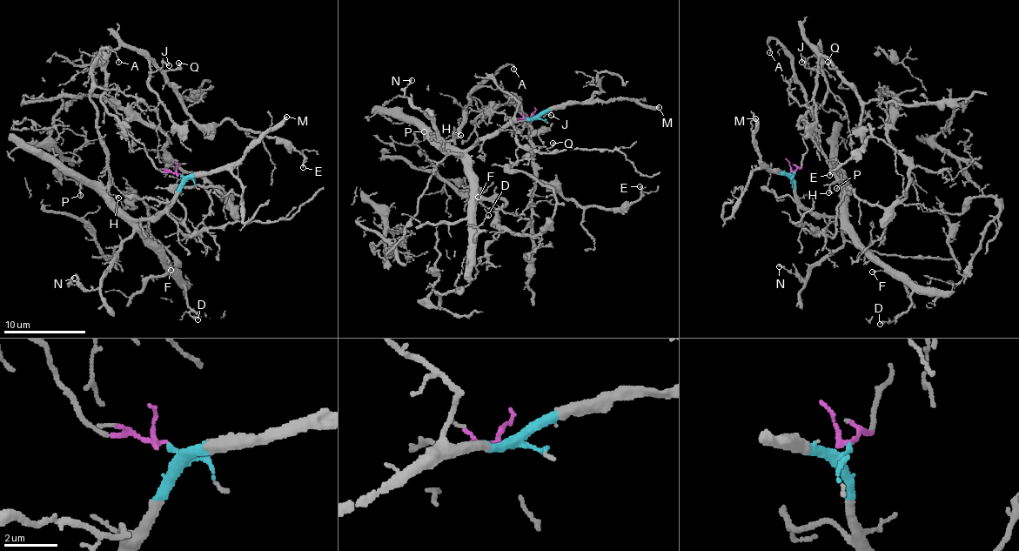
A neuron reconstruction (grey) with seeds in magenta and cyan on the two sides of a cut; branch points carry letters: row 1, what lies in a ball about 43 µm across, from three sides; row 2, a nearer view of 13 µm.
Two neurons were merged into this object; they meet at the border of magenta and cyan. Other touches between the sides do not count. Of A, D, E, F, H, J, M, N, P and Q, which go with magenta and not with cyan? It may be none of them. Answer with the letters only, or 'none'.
E, J, Q

